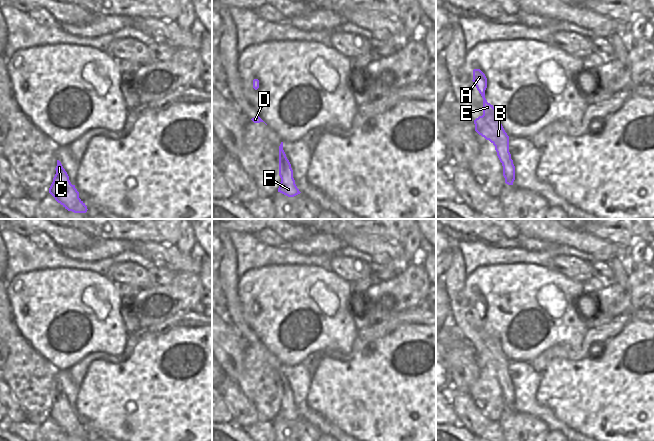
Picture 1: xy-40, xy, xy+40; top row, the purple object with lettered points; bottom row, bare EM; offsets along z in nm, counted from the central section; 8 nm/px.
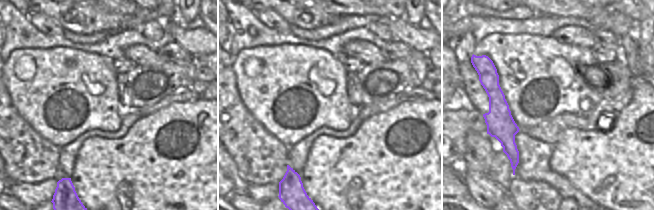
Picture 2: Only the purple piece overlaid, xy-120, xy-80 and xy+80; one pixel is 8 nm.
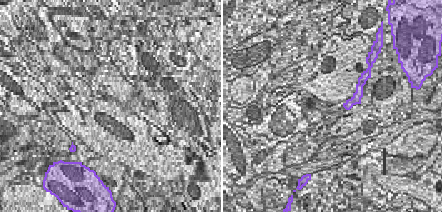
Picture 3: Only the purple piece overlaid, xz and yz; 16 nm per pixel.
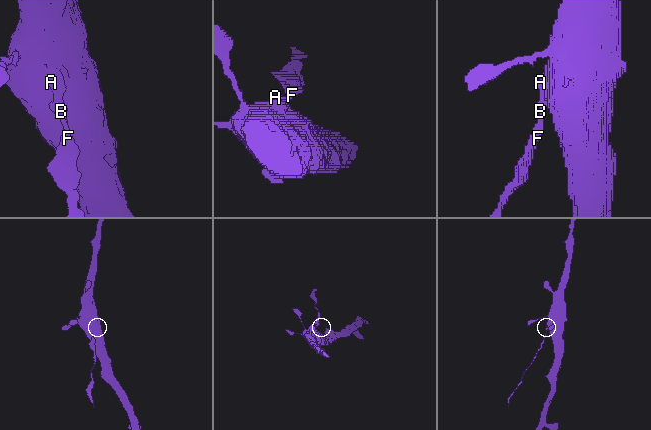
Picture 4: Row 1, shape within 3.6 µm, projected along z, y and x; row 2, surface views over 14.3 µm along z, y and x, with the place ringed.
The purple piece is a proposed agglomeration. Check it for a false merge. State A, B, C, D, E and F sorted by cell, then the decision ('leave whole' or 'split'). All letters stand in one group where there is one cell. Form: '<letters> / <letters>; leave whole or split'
A B D E / C F; split

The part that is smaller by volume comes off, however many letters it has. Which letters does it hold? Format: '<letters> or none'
C, F

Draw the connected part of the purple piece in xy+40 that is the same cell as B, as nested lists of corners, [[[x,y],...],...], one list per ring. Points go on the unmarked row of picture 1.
[[[474,293],[472,305],[483,322],[483,339],[474,344],[475,355],[495,370],[501,387],[508,386],[511,381],[509,360],[501,348],[499,336],[485,322],[487,302],[480,293]]]

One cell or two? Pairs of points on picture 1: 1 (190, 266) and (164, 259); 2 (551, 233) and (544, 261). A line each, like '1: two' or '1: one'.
1: one
2: two

